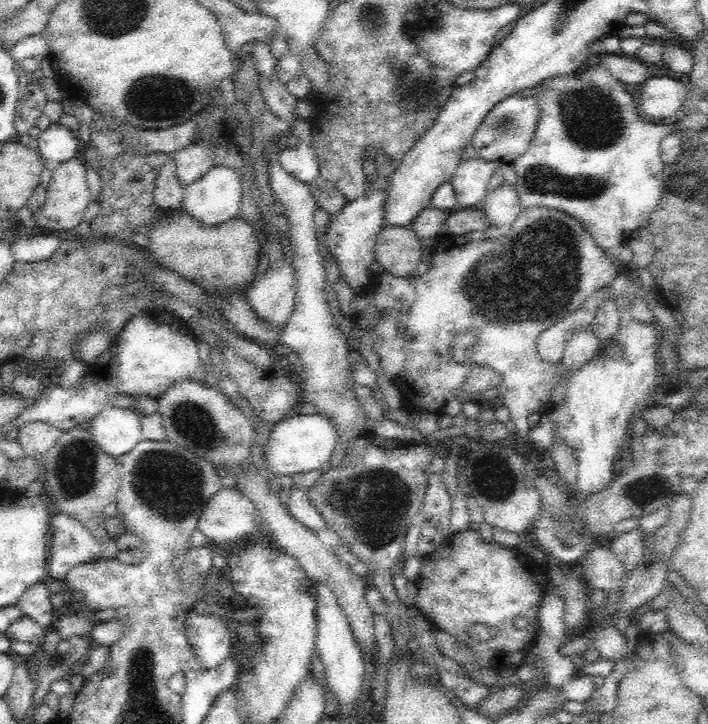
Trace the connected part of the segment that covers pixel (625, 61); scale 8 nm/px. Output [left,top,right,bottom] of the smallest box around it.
[597,54,656,85]

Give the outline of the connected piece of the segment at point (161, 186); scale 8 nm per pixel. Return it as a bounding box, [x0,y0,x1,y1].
[153,160,184,208]

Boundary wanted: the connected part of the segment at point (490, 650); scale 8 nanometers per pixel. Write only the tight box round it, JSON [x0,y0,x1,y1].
[414,530,548,670]

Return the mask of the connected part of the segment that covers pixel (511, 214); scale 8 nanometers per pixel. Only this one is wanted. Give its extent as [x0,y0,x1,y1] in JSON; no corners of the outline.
[480,182,522,228]

